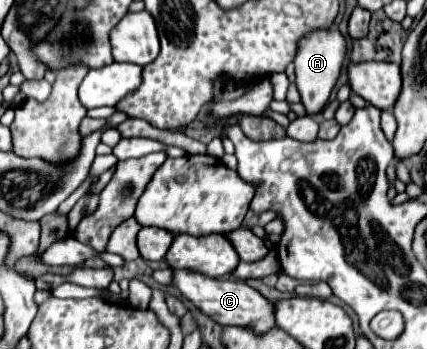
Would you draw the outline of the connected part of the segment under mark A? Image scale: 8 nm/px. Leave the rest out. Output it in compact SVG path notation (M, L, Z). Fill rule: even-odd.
M332 27L328 31L314 31L300 41L300 49L294 59L296 85L300 91L300 101L302 101L308 115L320 113L324 109L324 105L328 103L330 93L338 81L344 55L346 55L346 41L336 27Z

